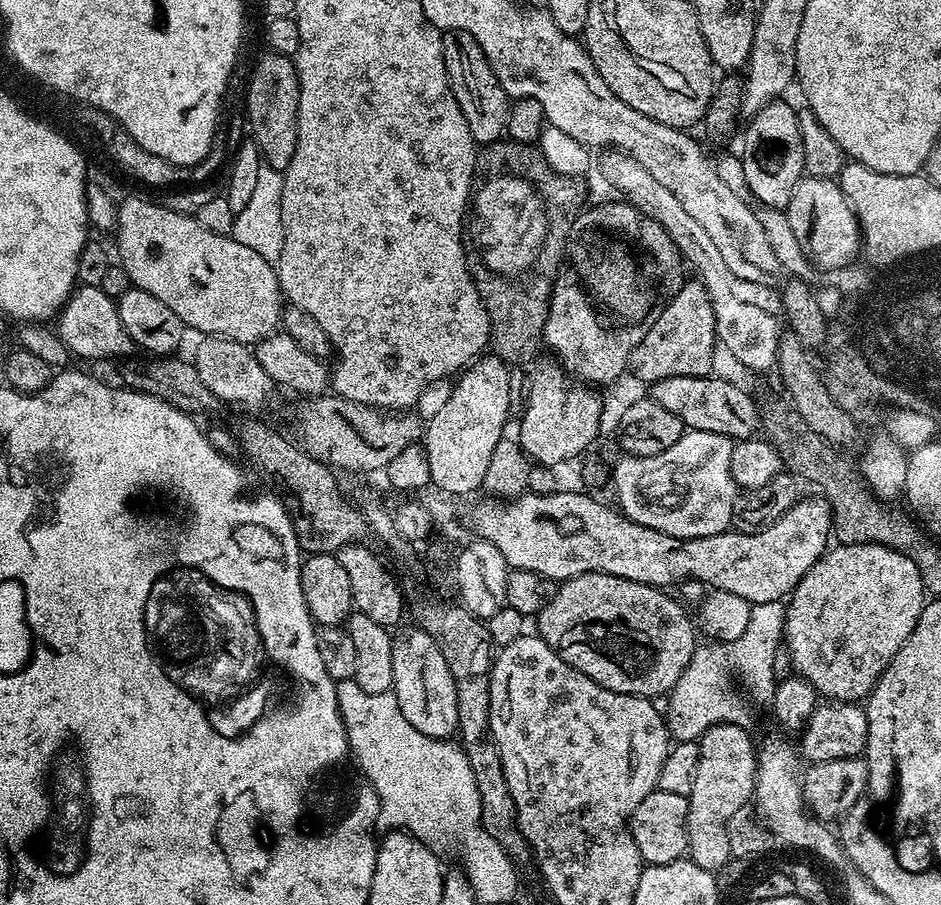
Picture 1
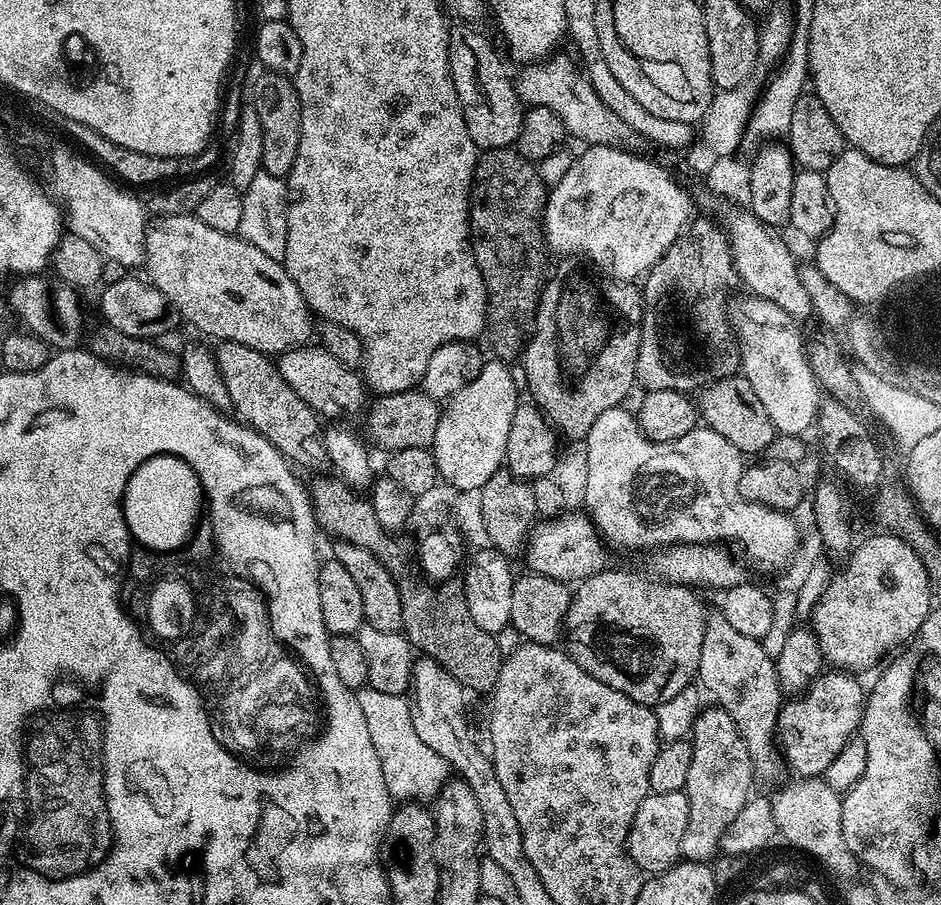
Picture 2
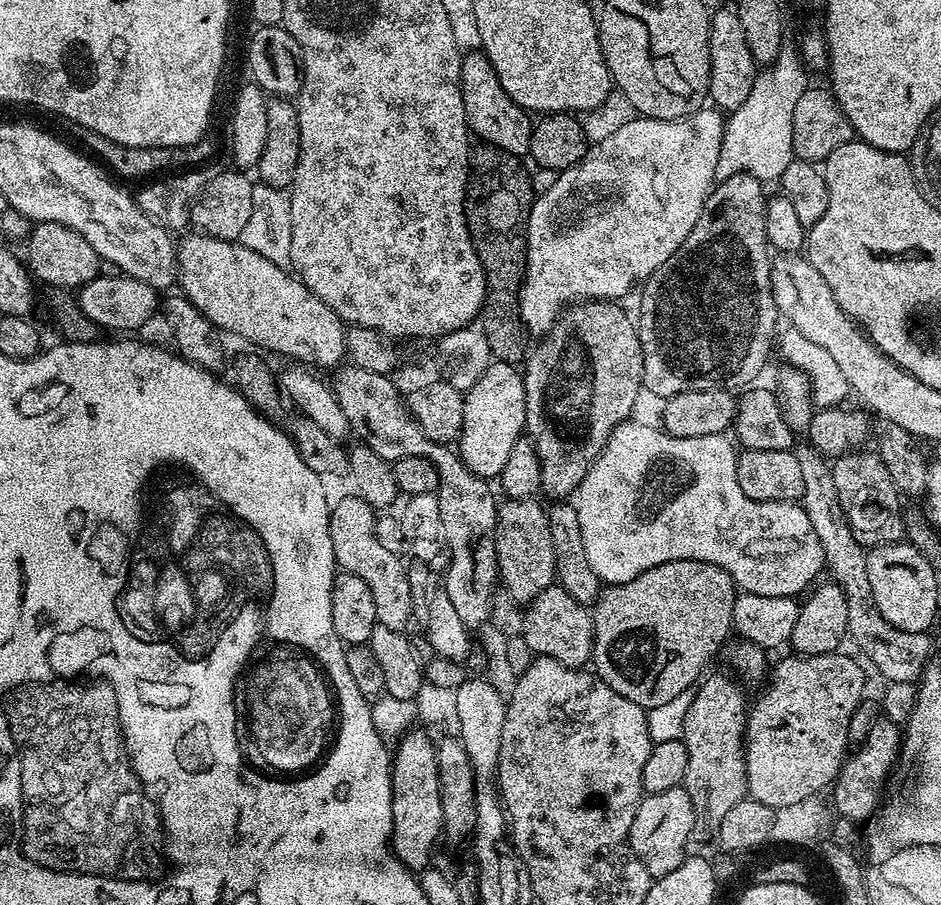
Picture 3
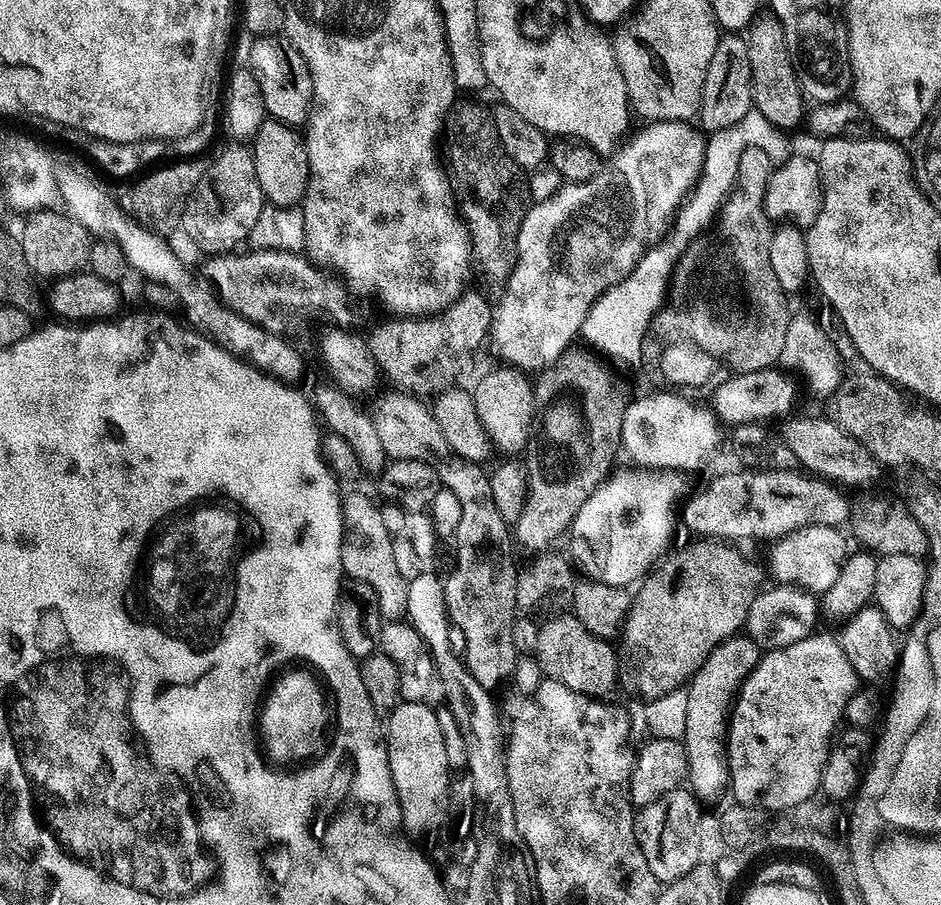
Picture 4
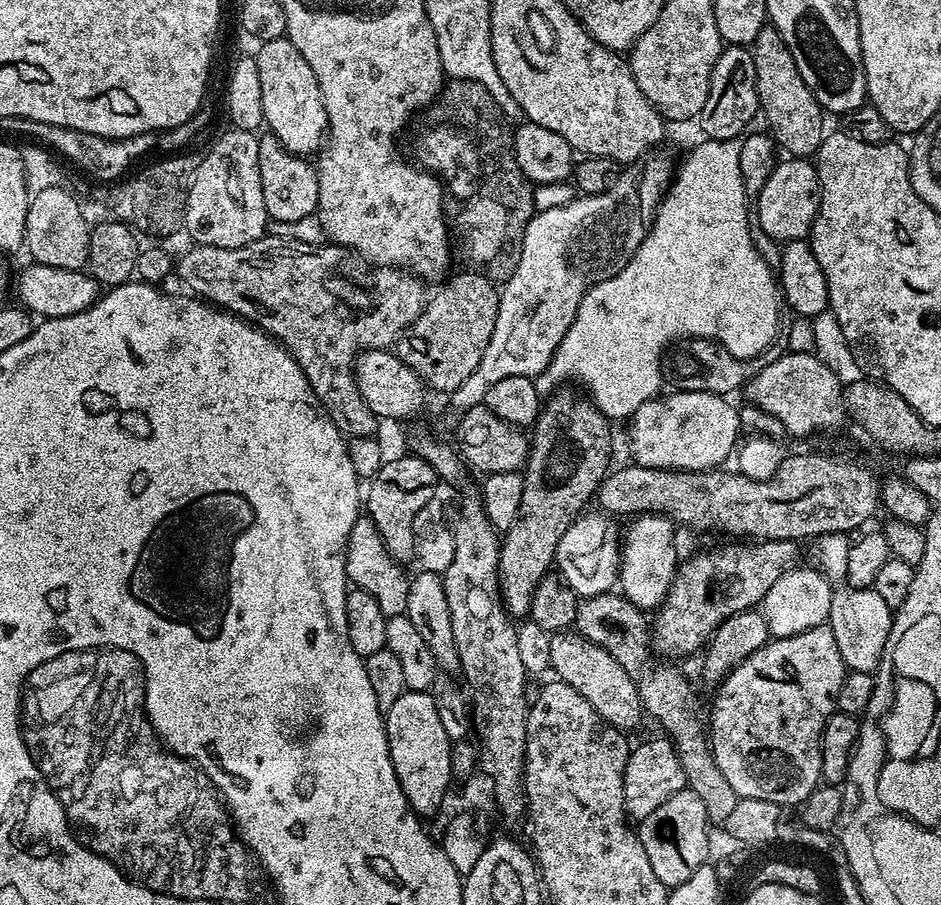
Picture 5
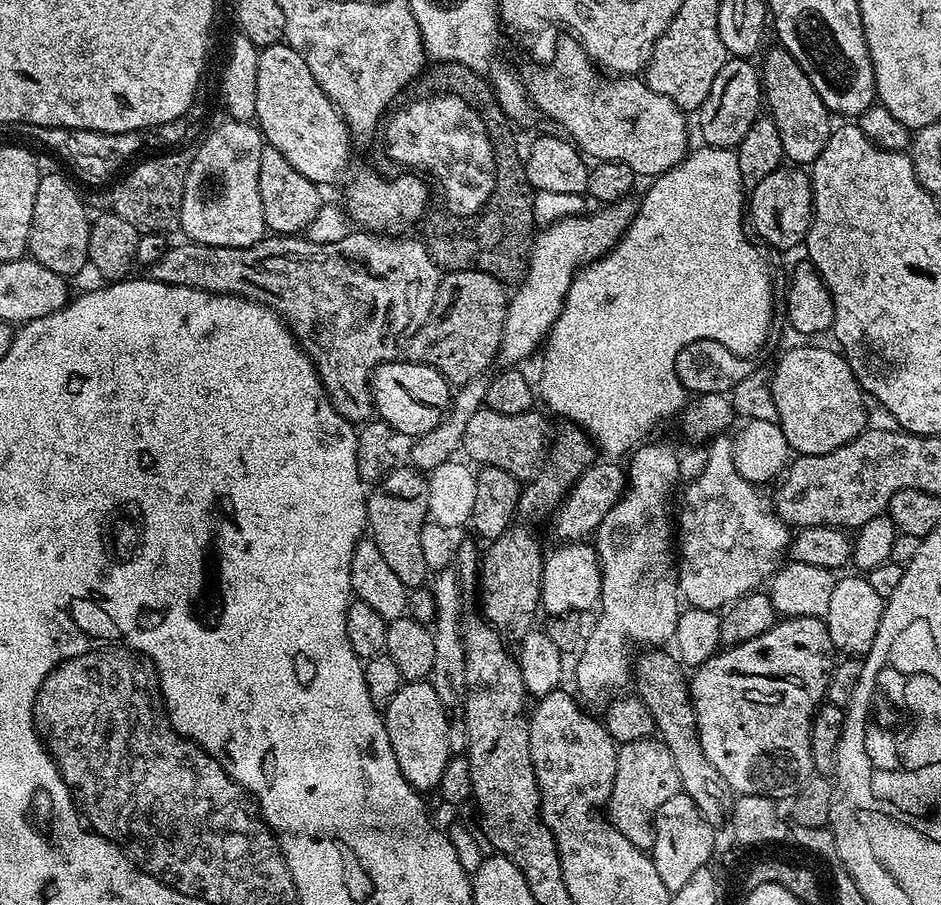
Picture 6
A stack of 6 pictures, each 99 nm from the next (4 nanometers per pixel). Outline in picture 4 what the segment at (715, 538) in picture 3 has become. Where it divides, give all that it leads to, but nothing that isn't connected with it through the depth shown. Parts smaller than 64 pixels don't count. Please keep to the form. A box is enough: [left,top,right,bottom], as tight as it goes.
[570,467,844,594]

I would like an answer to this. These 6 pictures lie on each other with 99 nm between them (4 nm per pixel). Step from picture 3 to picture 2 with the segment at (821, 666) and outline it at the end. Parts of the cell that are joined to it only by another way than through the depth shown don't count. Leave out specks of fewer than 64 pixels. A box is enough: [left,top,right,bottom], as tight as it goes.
[776,670,866,777]

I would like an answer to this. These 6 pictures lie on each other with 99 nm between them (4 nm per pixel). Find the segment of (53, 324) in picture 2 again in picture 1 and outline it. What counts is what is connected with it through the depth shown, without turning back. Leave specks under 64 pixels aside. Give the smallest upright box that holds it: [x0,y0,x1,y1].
[54,286,137,360]

